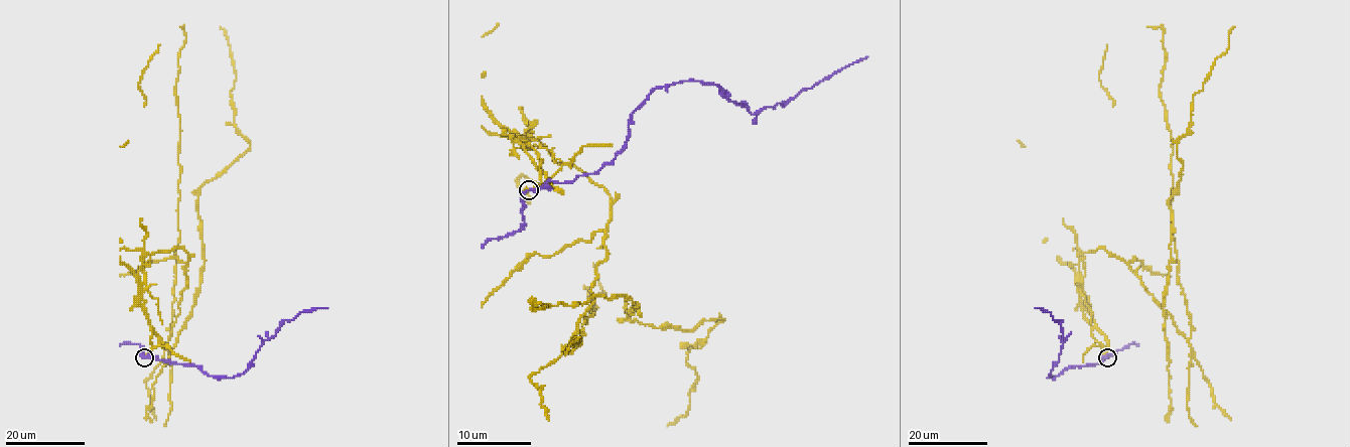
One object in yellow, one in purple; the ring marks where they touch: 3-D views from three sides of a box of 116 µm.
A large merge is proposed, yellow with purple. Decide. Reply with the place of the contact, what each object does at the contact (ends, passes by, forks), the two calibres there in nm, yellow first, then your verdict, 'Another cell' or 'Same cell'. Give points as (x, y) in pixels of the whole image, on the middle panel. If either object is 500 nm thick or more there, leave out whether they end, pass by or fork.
Place: (528, 189). At the ring yellow ends. At the ring purple forks. Thickness 190 nm (yellow) against 180 nm. Another cell

